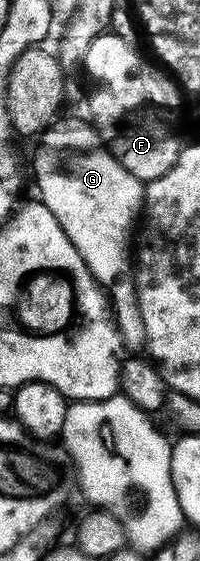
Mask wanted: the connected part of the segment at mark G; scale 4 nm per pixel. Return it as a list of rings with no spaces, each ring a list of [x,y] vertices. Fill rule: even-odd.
[[[90,124],[87,125],[67,125],[64,129],[60,127],[52,127],[42,134],[41,142],[43,146],[35,153],[35,181],[39,184],[38,196],[41,198],[44,205],[49,207],[49,211],[53,211],[53,215],[57,219],[57,223],[61,223],[61,231],[65,231],[65,235],[69,235],[69,243],[73,243],[73,247],[77,247],[77,251],[81,255],[81,259],[87,265],[87,270],[95,276],[96,281],[109,294],[110,308],[113,310],[114,320],[117,322],[117,328],[120,337],[123,338],[126,348],[131,351],[139,351],[144,348],[145,338],[143,336],[143,320],[139,311],[139,304],[136,301],[135,282],[133,280],[133,233],[131,237],[131,228],[136,228],[137,222],[141,217],[141,210],[145,205],[145,185],[136,179],[129,171],[125,171],[125,167],[121,167],[121,163],[107,148],[102,137]]]

